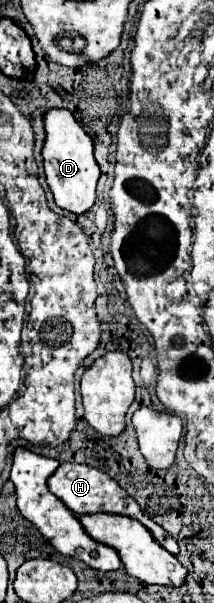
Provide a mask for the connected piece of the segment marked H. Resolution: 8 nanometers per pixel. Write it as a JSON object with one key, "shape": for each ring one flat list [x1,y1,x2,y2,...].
{"shape":[[61,463,59,469,57,469,57,473,53,473,53,475,49,477,47,485,49,485,49,491,51,491,55,497,59,497,59,499,65,503,65,507,69,507,75,515,87,515,87,513,117,513,117,515,127,515,127,517,137,519,139,523,143,523,143,525,151,531,151,535,155,537,155,541,157,541,159,545,163,545,169,553,173,553,173,555,179,553,177,541,175,541,161,525,157,525,151,517,147,517,147,515,139,509,137,501,135,501,131,495,127,495,127,491,121,489,121,487,119,487,109,475,105,475,103,471,99,471,99,469,95,469,95,467,89,467,89,465,79,465,79,463]]}

